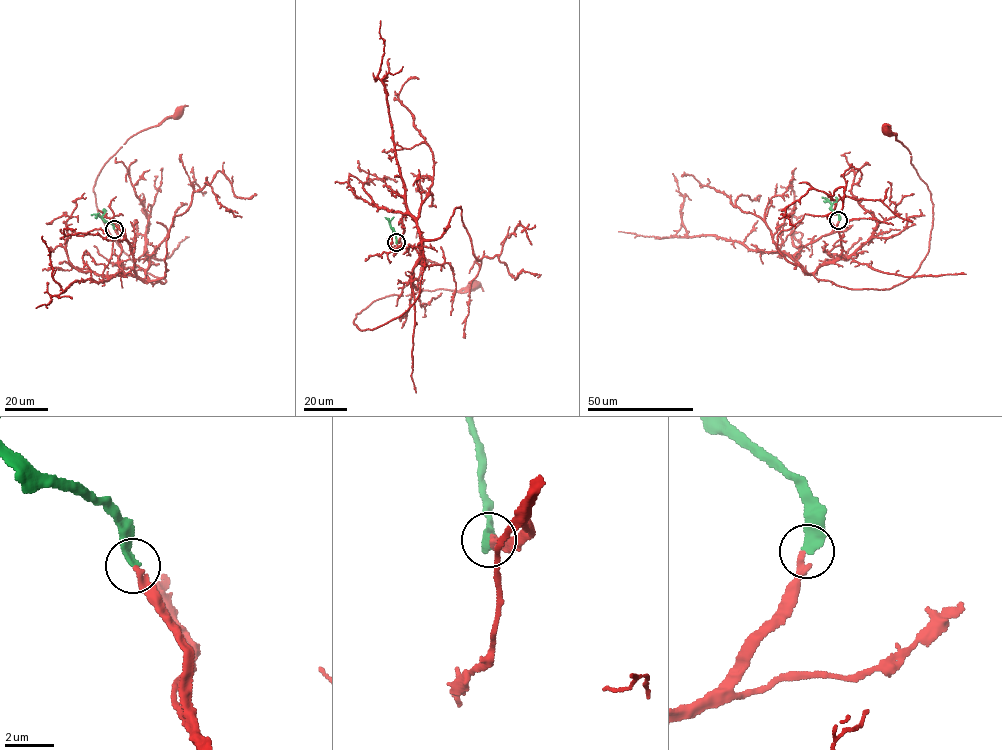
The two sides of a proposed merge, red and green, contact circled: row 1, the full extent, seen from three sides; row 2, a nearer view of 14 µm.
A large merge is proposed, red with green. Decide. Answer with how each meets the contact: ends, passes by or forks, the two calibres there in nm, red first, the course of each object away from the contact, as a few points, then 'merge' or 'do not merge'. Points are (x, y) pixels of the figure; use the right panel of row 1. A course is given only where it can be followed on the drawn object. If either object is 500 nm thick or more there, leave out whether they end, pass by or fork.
red ends; green ends; calibres 260 and 320 nm; course red (838, 220), (794, 257), (819, 279), (891, 288), (916, 271), (928, 252), (931, 194), (907, 148), (886, 130); course green (839, 220), (825, 198); merge

